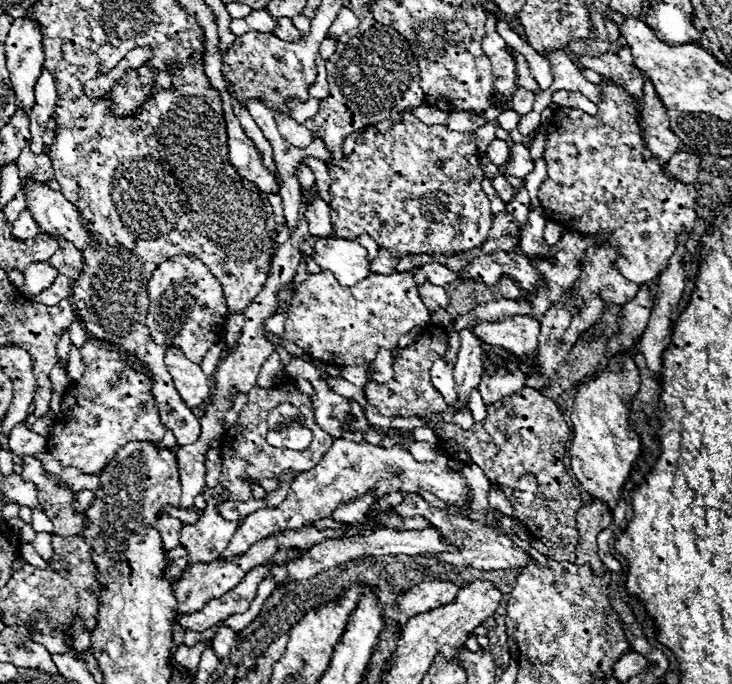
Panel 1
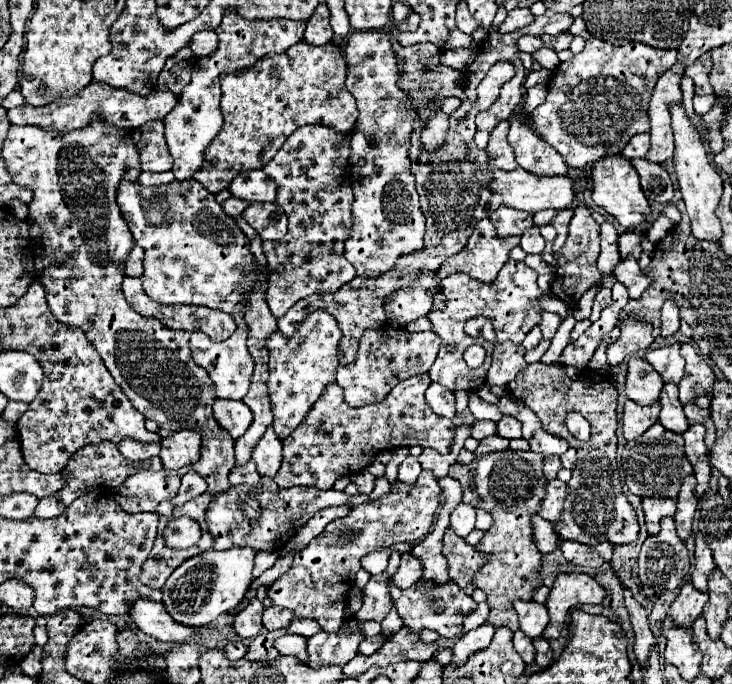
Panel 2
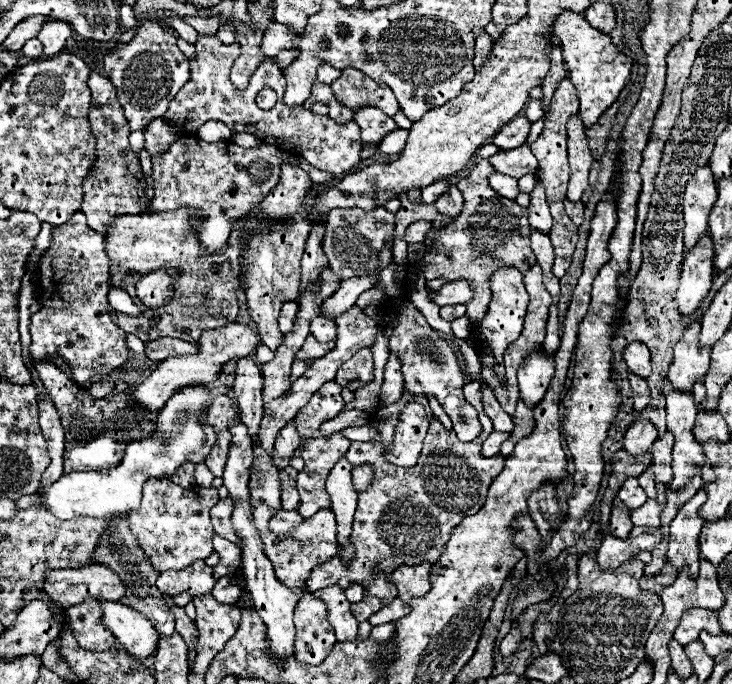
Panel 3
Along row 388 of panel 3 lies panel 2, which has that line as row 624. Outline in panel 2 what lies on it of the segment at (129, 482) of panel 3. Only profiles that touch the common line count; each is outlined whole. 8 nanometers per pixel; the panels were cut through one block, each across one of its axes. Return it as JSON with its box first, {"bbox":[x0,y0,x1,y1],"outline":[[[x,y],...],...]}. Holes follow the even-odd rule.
{"bbox":[162,548,254,628],"outline":[[[230,548],[230,550],[208,550],[196,558],[186,560],[180,564],[162,588],[162,604],[174,622],[202,628],[214,622],[220,614],[230,612],[236,608],[250,582],[252,582],[252,568],[254,568],[254,550],[252,548]]]}

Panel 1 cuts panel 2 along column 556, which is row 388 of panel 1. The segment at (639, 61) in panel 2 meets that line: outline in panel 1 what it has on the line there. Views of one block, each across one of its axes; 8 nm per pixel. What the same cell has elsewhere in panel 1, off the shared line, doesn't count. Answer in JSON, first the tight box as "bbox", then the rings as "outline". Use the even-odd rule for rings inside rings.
{"bbox":[46,338,166,474],"outline":[[[88,338],[82,344],[80,354],[82,354],[82,362],[84,362],[84,374],[78,382],[70,384],[70,388],[62,396],[60,412],[56,414],[52,430],[48,434],[46,450],[56,460],[60,460],[60,464],[66,468],[72,466],[72,468],[82,470],[84,474],[96,474],[108,464],[108,460],[112,460],[116,450],[122,448],[126,442],[132,442],[132,440],[160,442],[166,428],[160,422],[156,400],[150,392],[152,378],[144,370],[134,370],[134,366],[130,366],[118,350],[114,350],[112,346],[106,346],[106,344],[100,344],[94,338]]]}

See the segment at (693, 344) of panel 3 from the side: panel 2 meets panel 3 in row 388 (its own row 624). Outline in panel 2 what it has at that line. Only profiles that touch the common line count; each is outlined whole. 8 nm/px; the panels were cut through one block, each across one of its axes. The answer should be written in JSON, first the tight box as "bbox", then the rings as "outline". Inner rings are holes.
{"bbox":[670,582,708,626],"outline":[[[684,582],[678,598],[670,606],[670,616],[676,626],[692,626],[692,622],[702,614],[704,604],[708,602],[708,594],[696,590],[690,582]]]}

